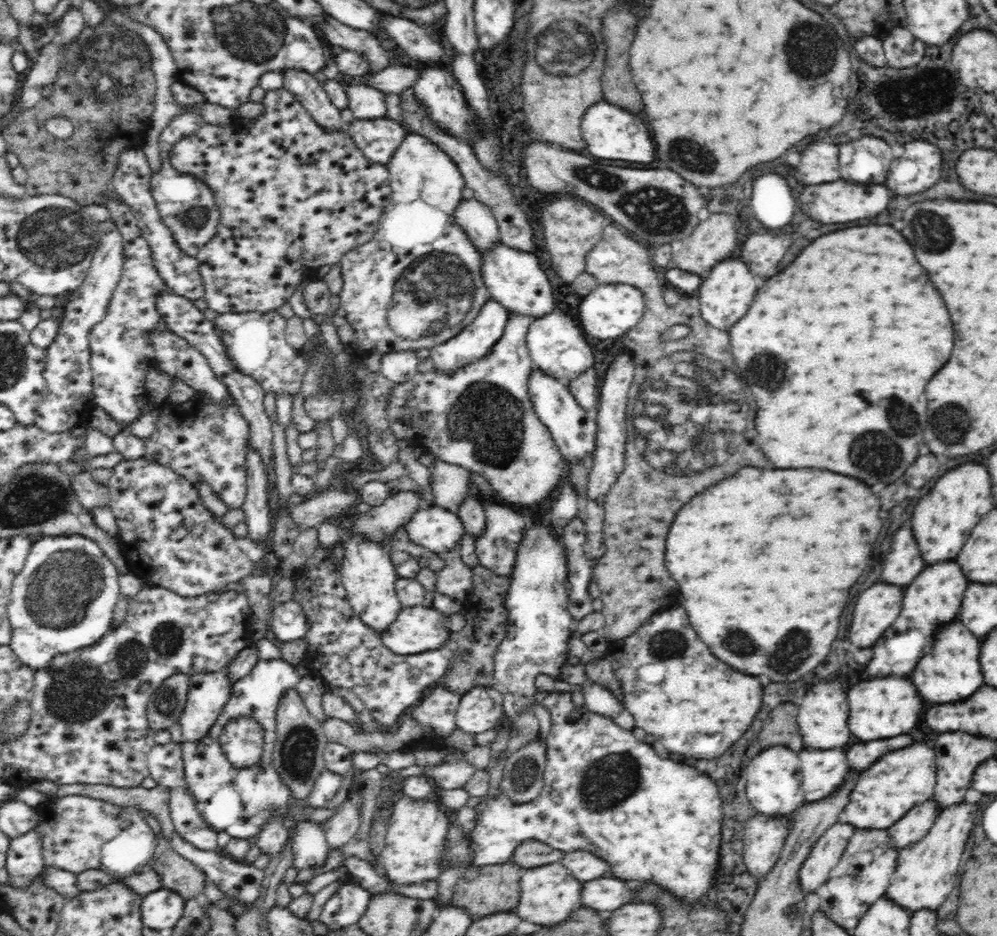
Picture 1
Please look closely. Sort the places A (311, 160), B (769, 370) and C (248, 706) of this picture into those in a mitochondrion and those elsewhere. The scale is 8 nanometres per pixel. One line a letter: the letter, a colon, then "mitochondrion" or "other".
A: other
B: mitochondrion
C: other

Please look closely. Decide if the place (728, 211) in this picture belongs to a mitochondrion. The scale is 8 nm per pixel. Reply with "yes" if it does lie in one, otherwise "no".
no

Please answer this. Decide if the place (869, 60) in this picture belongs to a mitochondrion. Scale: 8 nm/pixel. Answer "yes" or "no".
no

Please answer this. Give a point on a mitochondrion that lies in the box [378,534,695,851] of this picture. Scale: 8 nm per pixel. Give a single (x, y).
(612, 780)

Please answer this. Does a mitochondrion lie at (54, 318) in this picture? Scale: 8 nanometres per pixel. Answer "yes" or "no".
no

